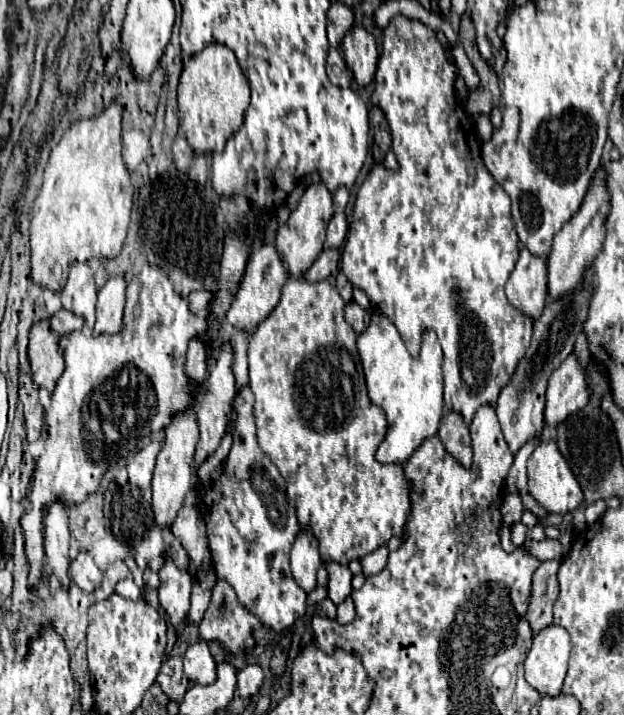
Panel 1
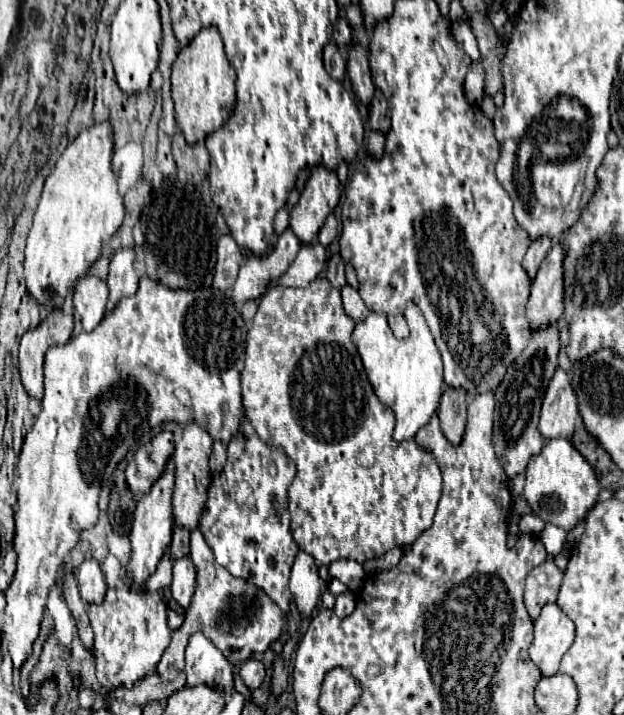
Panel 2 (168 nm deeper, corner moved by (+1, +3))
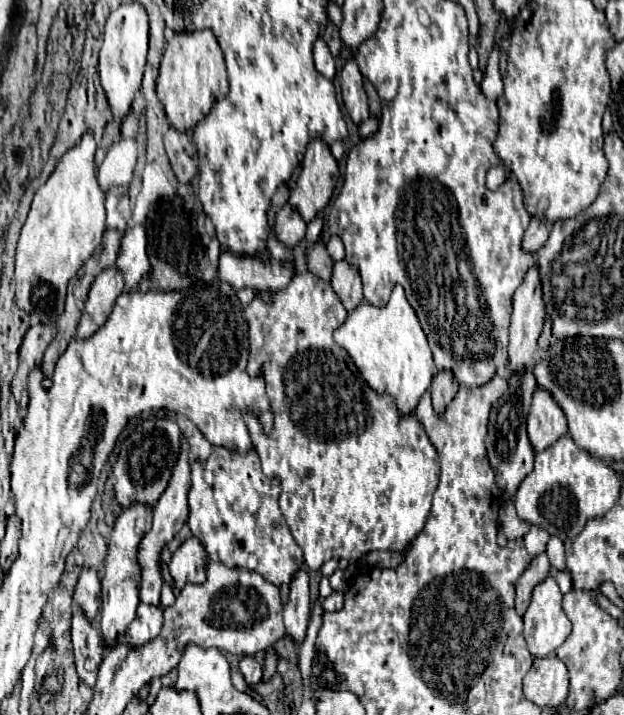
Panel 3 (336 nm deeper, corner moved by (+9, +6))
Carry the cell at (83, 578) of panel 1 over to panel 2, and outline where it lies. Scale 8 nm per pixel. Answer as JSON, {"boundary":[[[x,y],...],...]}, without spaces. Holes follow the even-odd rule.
{"boundary":[[[95,559],[83,561],[83,565],[77,569],[77,583],[79,583],[81,599],[85,603],[103,603],[107,593],[107,583]]]}

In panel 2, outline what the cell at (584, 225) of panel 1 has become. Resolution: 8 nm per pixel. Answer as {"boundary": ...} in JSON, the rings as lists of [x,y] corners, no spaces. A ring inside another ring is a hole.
{"boundary":[[[557,241],[551,247],[551,251],[545,255],[537,275],[531,281],[531,295],[527,299],[525,313],[527,313],[529,327],[533,331],[539,331],[539,329],[545,329],[545,327],[557,323],[557,319],[563,315],[563,267],[561,267],[563,257],[565,257],[565,247],[561,247],[561,243]]]}

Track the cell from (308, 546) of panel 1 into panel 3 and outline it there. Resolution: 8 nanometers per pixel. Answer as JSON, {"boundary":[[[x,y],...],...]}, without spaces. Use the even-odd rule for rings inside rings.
{"boundary":[[[301,566],[295,576],[291,578],[291,590],[289,590],[289,602],[283,610],[285,628],[287,634],[295,642],[303,642],[307,632],[307,622],[311,614],[311,602],[309,602],[309,576],[305,566]]]}

